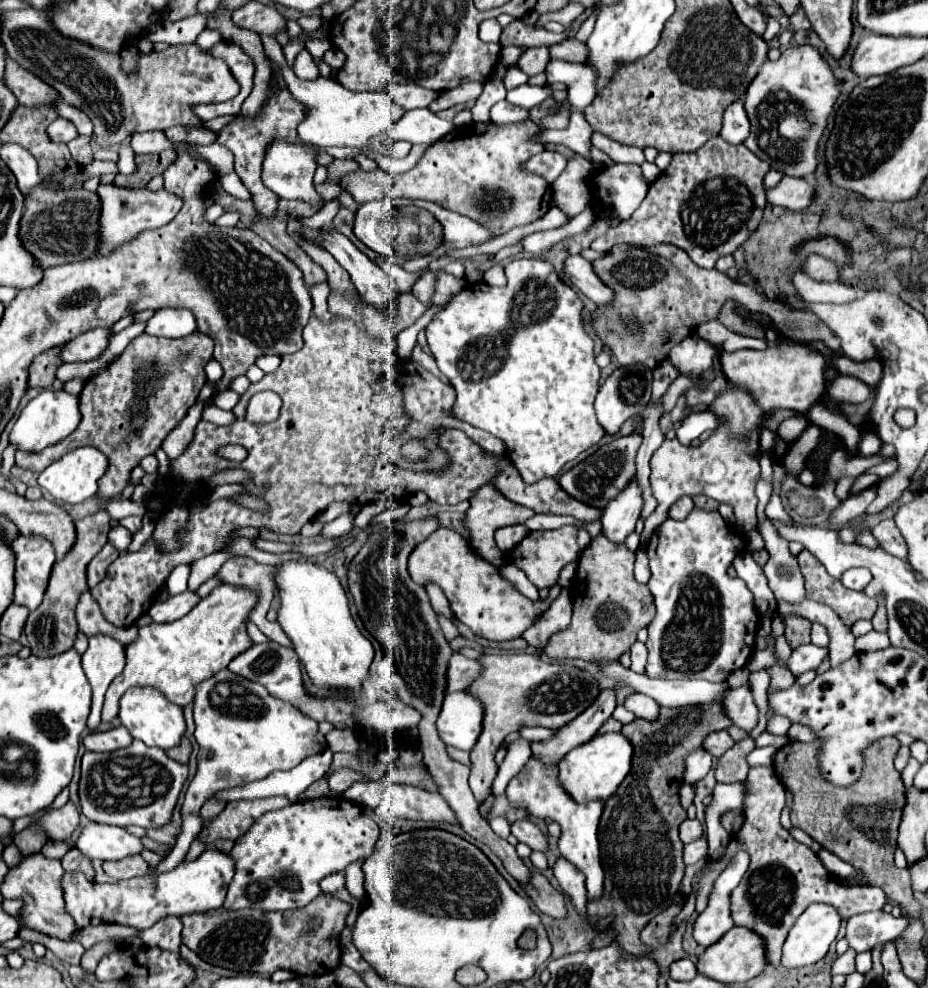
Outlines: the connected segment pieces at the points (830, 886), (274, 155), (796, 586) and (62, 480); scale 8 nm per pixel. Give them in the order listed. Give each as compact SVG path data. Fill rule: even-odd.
M771 767L750 768L745 784L747 784L747 794L743 800L745 822L741 830L733 834L721 860L707 864L703 876L699 878L697 874L693 876L691 888L699 892L695 896L697 912L705 910L705 902L713 886L713 878L721 874L721 870L739 850L745 850L751 856L751 866L745 878L741 880L739 888L733 890L731 894L731 916L737 926L751 928L765 938L769 964L781 962L781 946L787 938L787 932L791 930L795 920L805 912L805 908L813 902L825 902L825 904L837 906L843 920L849 920L851 916L861 914L861 912L883 908L885 892L881 888L855 888L855 886L849 888L849 886L839 884L837 880L829 876L829 872L825 870L817 854L805 844L793 840L793 836L779 824L779 812L785 806L785 792L783 792L781 783L775 778Z
M275 142L269 146L265 162L263 162L263 182L269 190L273 190L279 198L285 200L303 200L309 202L315 210L325 206L325 200L313 188L313 174L315 174L315 156L317 152L311 148L303 148L289 142Z
M765 518L765 522L757 526L757 532L761 534L765 550L769 552L769 560L763 566L763 572L769 580L771 590L775 592L775 598L789 602L803 600L805 598L803 576L795 556L789 552L787 540L779 536L777 528L769 518Z
M85 446L85 448L75 448L75 450L67 452L63 458L55 460L51 466L47 466L39 474L37 482L53 498L61 498L69 504L79 504L97 492L97 480L105 474L105 470L107 470L107 458L97 448Z

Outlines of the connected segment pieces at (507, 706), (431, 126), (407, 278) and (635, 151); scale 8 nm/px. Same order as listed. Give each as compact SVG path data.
M487 654L479 662L483 664L483 674L467 690L485 706L483 732L477 746L471 750L469 776L469 786L481 804L491 796L491 784L497 774L495 752L507 734L523 726L561 728L585 712L601 690L599 682L589 672L571 664L547 664L531 654Z
M417 108L411 112L405 112L405 116L389 130L391 140L407 140L411 144L423 144L429 146L443 136L447 136L453 130L453 122L439 120L433 112L427 108Z
M391 264L391 268L387 270L387 274L389 274L389 278L393 278L395 282L397 282L397 286L399 286L399 292L409 292L411 290L411 286L415 284L415 280L417 280L417 276L415 274L411 274L411 272L405 272L403 268L399 268L397 264Z
M593 132L593 146L603 150L607 156L611 156L617 164L638 164L641 165L645 161L645 156L642 149L635 146L625 146L625 144L619 144L611 138L605 138L603 134L597 134Z

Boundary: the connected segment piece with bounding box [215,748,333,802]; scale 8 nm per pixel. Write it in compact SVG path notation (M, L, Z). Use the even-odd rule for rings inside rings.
M327 748L321 754L315 754L313 758L305 758L299 766L287 772L273 772L269 778L261 782L253 782L249 786L243 786L241 790L227 790L225 794L215 794L217 800L253 800L253 798L265 798L265 796L285 796L291 802L297 802L299 796L317 780L325 778L331 768L333 752Z

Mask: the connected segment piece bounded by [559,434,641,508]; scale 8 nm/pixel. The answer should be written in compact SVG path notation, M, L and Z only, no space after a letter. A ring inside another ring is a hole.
M629 434L629 436L615 438L611 444L601 446L587 460L579 462L575 468L571 468L563 476L559 476L561 488L569 496L573 496L573 498L577 498L577 500L581 500L589 506L605 508L609 498L615 498L627 486L629 478L633 478L633 474L635 474L635 454L637 454L639 446L641 446L641 436L639 434Z

